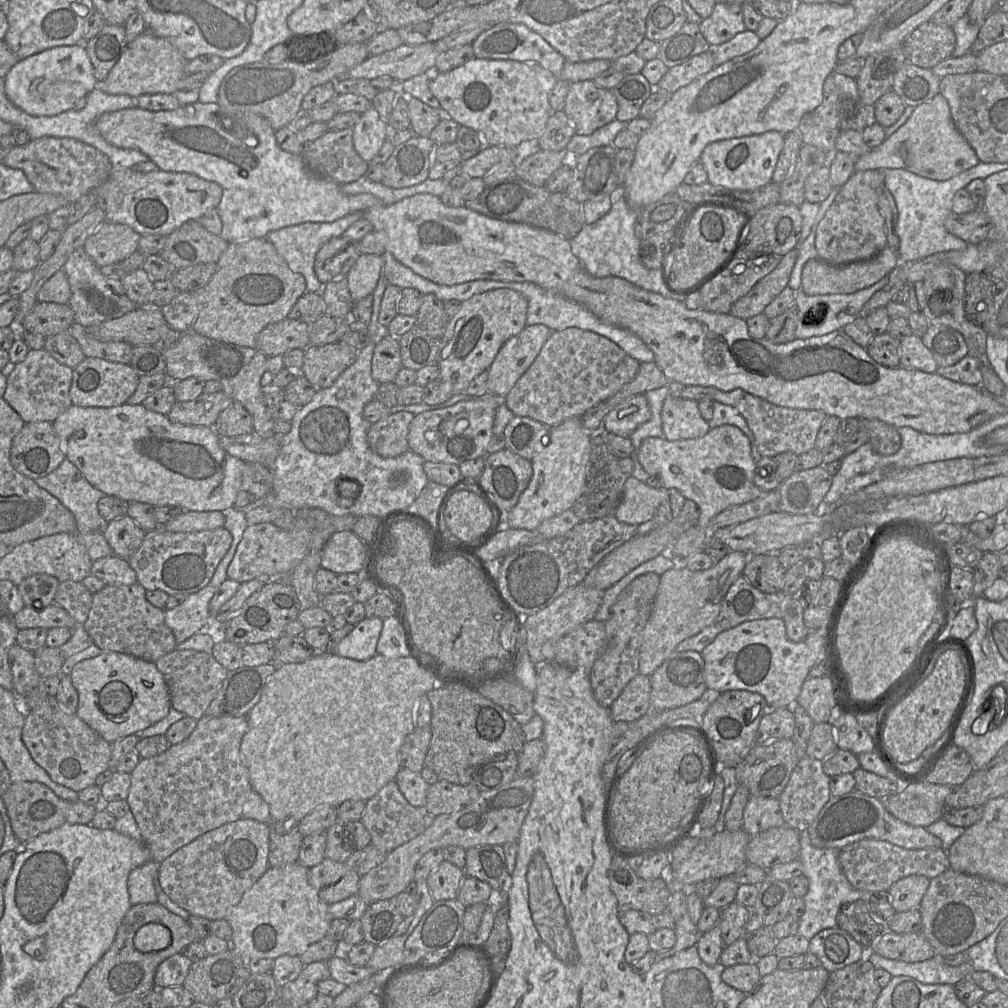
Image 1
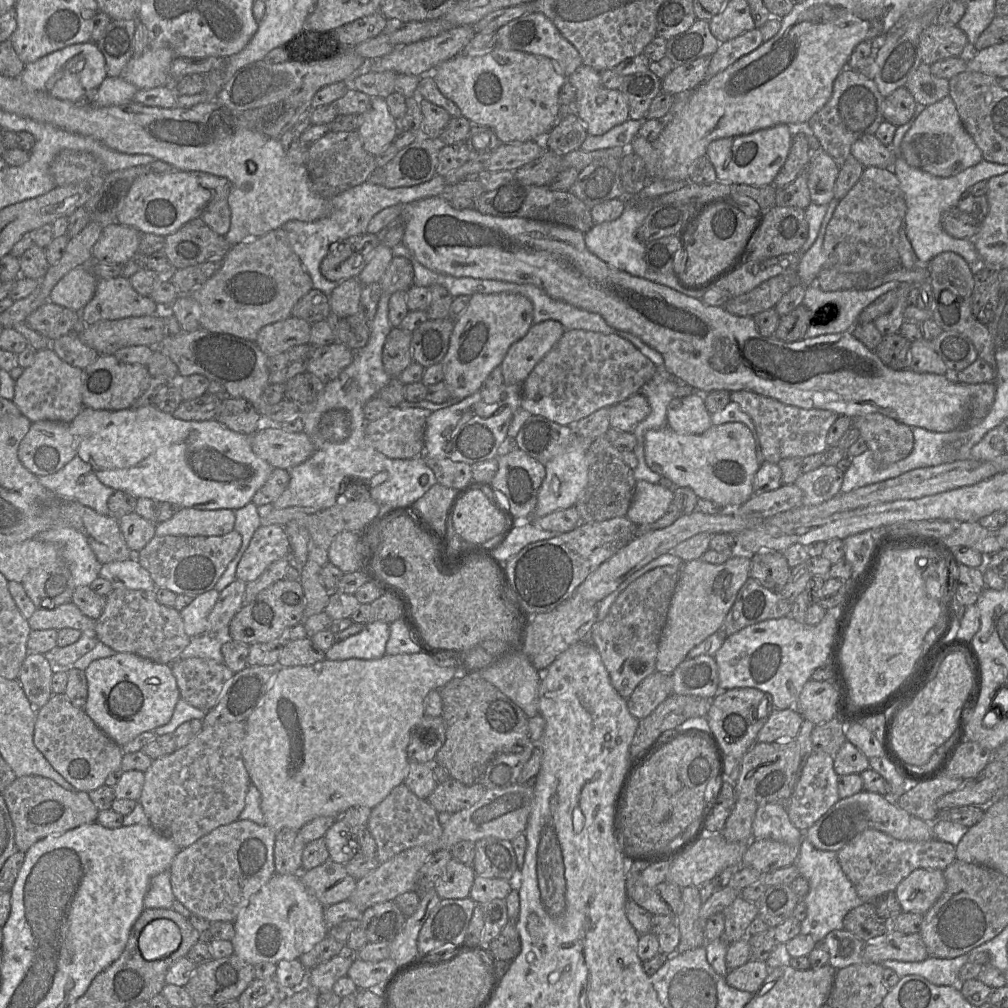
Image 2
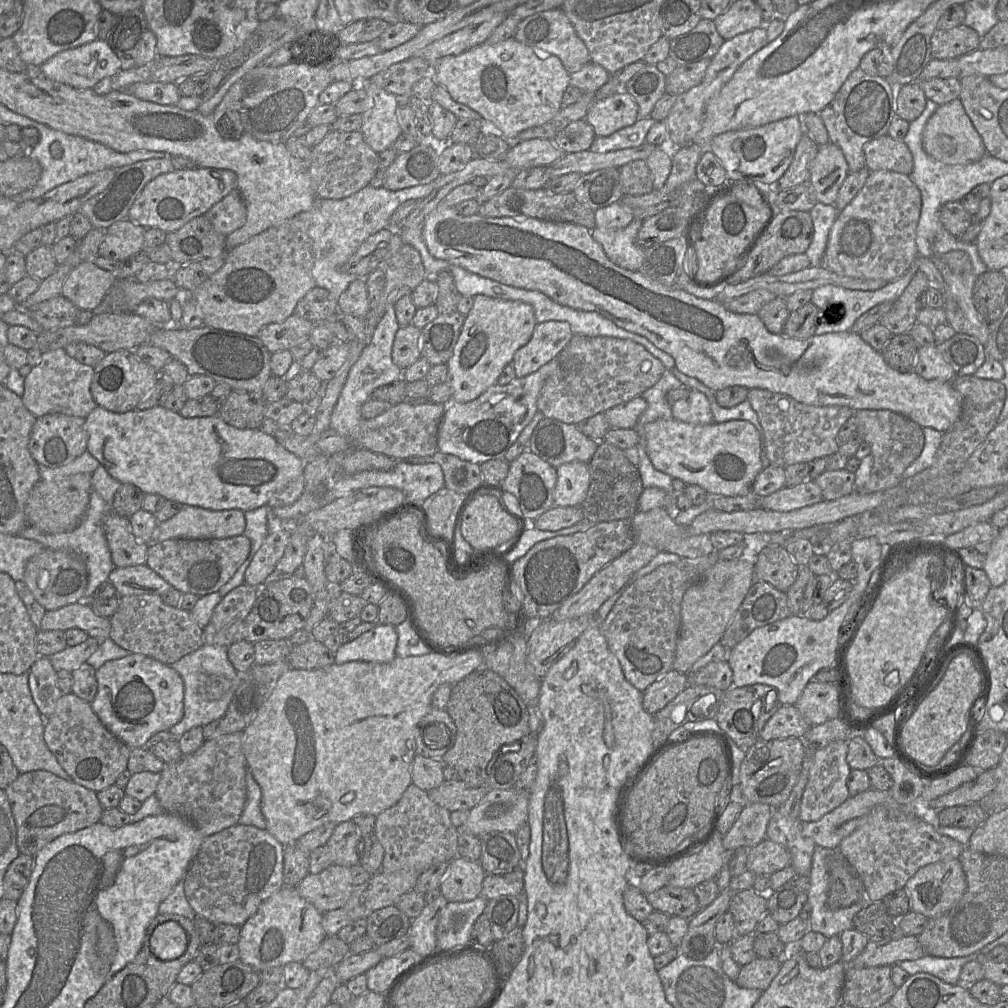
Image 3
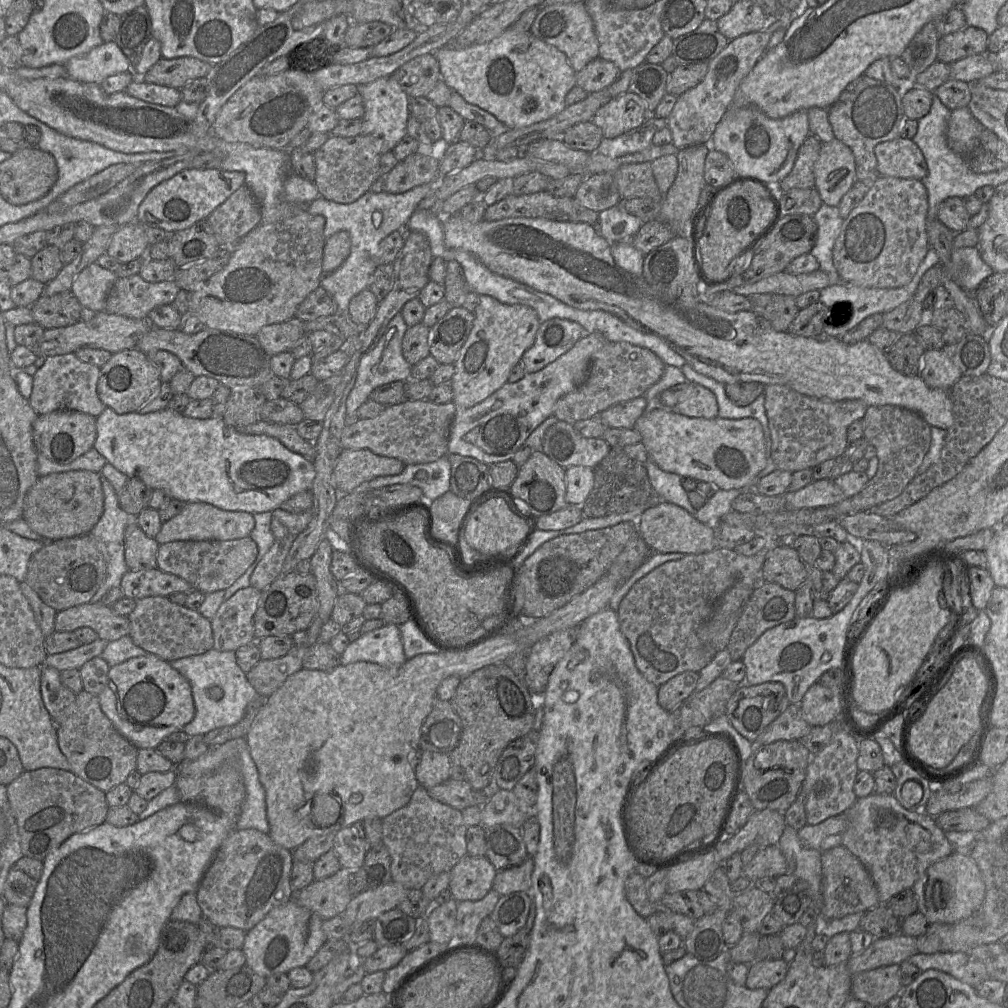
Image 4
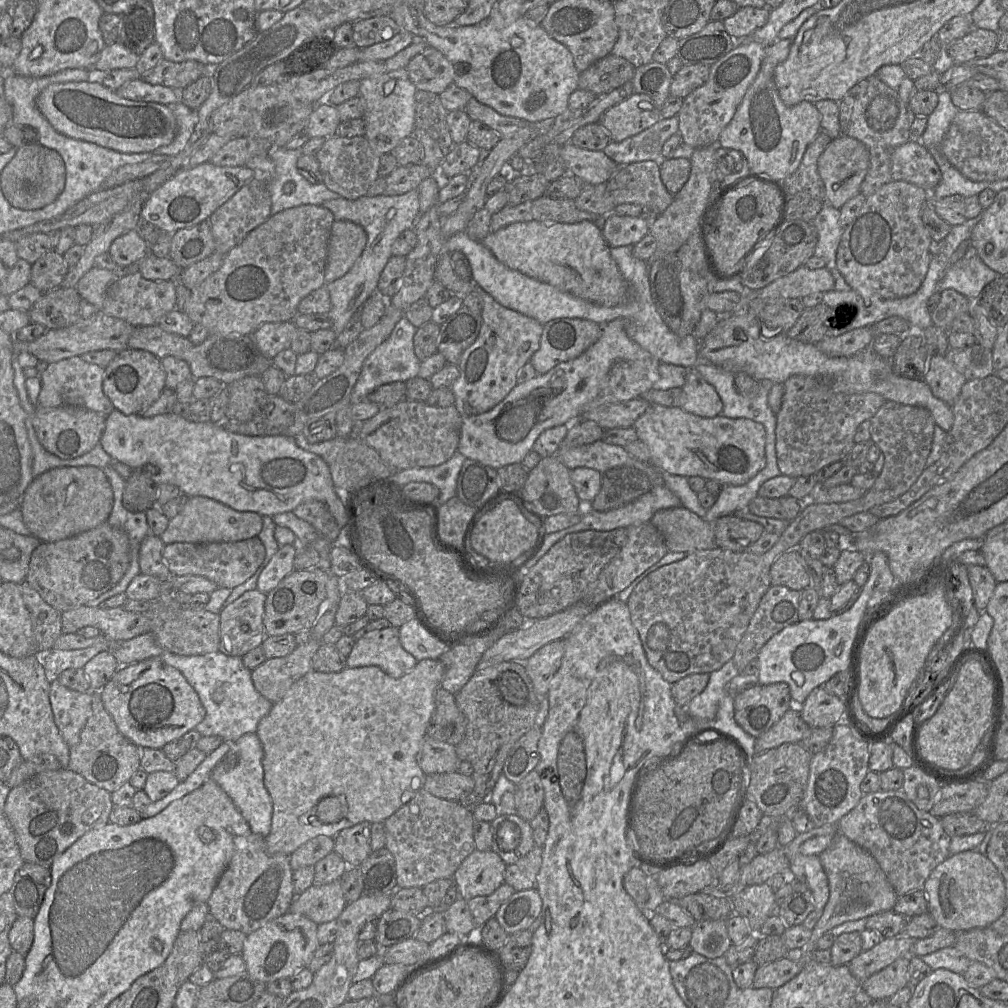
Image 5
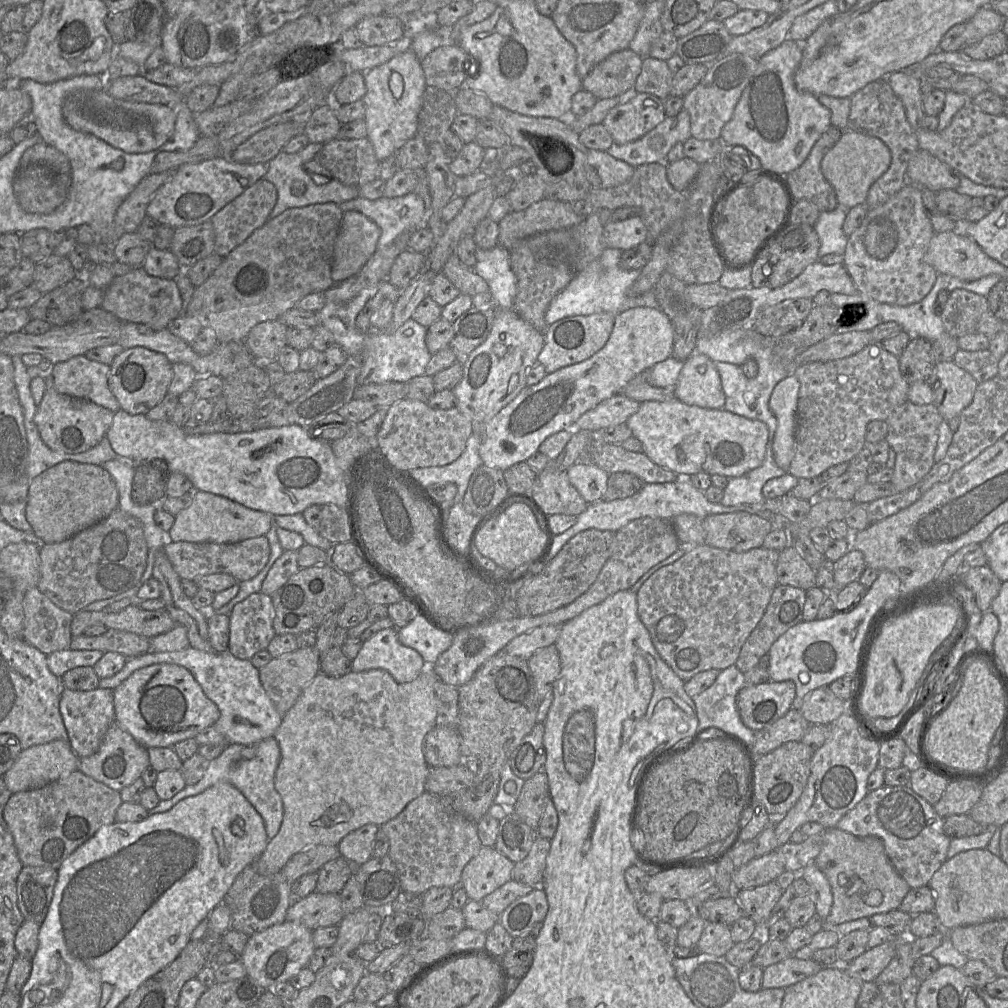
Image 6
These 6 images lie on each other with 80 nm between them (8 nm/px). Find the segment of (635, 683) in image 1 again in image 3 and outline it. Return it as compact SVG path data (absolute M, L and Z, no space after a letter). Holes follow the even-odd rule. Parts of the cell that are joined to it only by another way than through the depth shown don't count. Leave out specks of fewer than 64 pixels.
M670 670L642 692L642 706L646 712L653 715L687 687L687 673Z

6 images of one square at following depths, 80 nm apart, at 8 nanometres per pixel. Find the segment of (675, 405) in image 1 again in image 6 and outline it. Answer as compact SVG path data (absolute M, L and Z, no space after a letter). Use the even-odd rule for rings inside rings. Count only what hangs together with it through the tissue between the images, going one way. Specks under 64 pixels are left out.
M697 352L690 356L679 374L674 397L690 406L722 409L725 394L716 363Z

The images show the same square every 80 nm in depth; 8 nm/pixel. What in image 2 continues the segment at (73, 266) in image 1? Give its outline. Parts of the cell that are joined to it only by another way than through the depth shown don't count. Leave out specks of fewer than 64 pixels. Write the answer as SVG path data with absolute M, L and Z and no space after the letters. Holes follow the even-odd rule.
M98 278L93 298L80 311L86 325L102 320L160 314L160 306L150 296L137 293L128 278Z

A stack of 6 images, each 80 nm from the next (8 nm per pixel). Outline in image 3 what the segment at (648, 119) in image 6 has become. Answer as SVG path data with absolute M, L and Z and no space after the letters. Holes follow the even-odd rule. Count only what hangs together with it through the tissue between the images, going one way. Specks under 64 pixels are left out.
M627 91L616 93L593 103L584 120L593 127L596 136L607 137L622 128L633 125L638 120L638 105Z

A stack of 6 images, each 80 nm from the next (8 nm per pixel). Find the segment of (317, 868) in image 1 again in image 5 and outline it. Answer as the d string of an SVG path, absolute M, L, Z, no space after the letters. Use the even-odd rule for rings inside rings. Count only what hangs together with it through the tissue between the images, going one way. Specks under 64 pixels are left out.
M340 879L328 884L311 885L294 898L289 911L322 924L338 919L346 905Z

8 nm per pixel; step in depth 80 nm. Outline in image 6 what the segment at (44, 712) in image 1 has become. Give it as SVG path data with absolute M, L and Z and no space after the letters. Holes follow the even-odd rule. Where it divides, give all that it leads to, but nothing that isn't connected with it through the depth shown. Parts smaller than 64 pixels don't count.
M113 723L107 730L97 752L80 758L78 771L111 789L121 791L140 778L148 767L150 767L150 761L147 748L138 743L119 724Z

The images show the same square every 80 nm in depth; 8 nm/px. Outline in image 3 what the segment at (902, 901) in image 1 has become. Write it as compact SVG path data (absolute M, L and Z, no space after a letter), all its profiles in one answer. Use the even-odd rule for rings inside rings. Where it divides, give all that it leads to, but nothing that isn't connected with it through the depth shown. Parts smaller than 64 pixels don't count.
M959 859L943 860L919 869L903 889L909 897L911 911L930 919L948 912L959 903L966 892L967 881Z

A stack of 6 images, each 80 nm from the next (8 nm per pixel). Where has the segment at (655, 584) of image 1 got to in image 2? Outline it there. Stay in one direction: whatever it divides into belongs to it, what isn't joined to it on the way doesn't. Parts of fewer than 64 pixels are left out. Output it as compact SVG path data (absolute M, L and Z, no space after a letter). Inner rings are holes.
M661 566L632 582L616 599L606 618L592 628L589 641L597 648L609 674L612 686L628 699L639 683L656 671L658 643L667 619L667 612L680 576L679 566Z

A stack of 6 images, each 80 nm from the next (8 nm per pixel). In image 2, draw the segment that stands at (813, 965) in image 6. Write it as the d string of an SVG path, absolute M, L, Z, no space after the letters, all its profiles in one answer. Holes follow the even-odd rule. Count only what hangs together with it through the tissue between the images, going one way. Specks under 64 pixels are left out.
M750 959L747 963L729 970L725 980L738 990L756 993L769 973L770 968L766 961Z

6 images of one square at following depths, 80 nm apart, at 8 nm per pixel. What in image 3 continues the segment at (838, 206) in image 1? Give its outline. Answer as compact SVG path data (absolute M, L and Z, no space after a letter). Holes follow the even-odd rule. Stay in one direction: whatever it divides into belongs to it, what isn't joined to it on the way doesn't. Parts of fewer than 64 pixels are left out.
M888 170L870 172L864 186L838 213L829 234L823 266L838 275L888 282L903 276L918 254L916 229L921 193L908 175Z

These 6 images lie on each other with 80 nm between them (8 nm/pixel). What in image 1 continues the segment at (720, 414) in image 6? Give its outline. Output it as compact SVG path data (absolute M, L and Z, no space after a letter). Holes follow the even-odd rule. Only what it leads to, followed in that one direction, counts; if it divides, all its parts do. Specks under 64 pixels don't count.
M736 426L712 428L700 438L669 441L664 437L644 439L638 460L644 470L658 478L660 487L677 489L699 508L696 524L706 527L708 521L722 511L758 498L763 492L753 483L756 464L747 436Z

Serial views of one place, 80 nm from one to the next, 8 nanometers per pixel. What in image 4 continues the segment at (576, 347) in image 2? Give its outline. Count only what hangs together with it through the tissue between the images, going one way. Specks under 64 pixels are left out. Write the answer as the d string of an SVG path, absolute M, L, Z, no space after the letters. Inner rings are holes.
M608 342L593 354L586 381L575 391L560 398L553 416L574 423L599 415L604 410L642 396L664 373L665 364L651 350L628 342Z

